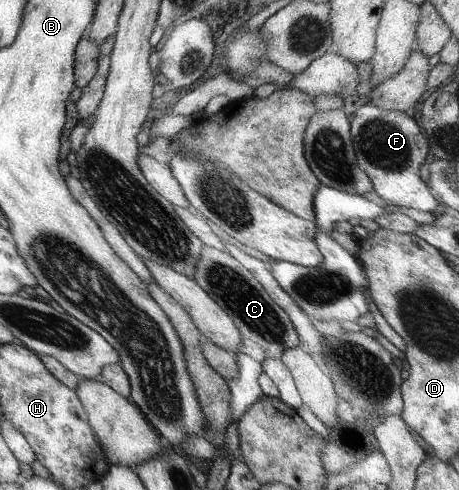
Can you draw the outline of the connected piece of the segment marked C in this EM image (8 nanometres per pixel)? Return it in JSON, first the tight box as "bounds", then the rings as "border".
{"bounds":[195,245,300,363],"border":[[[205,245],[196,266],[195,280],[232,317],[240,329],[243,340],[239,352],[263,363],[266,358],[282,358],[287,349],[300,345],[299,333],[289,313],[268,293],[260,280],[251,275],[251,271],[243,267],[228,251]]]}

